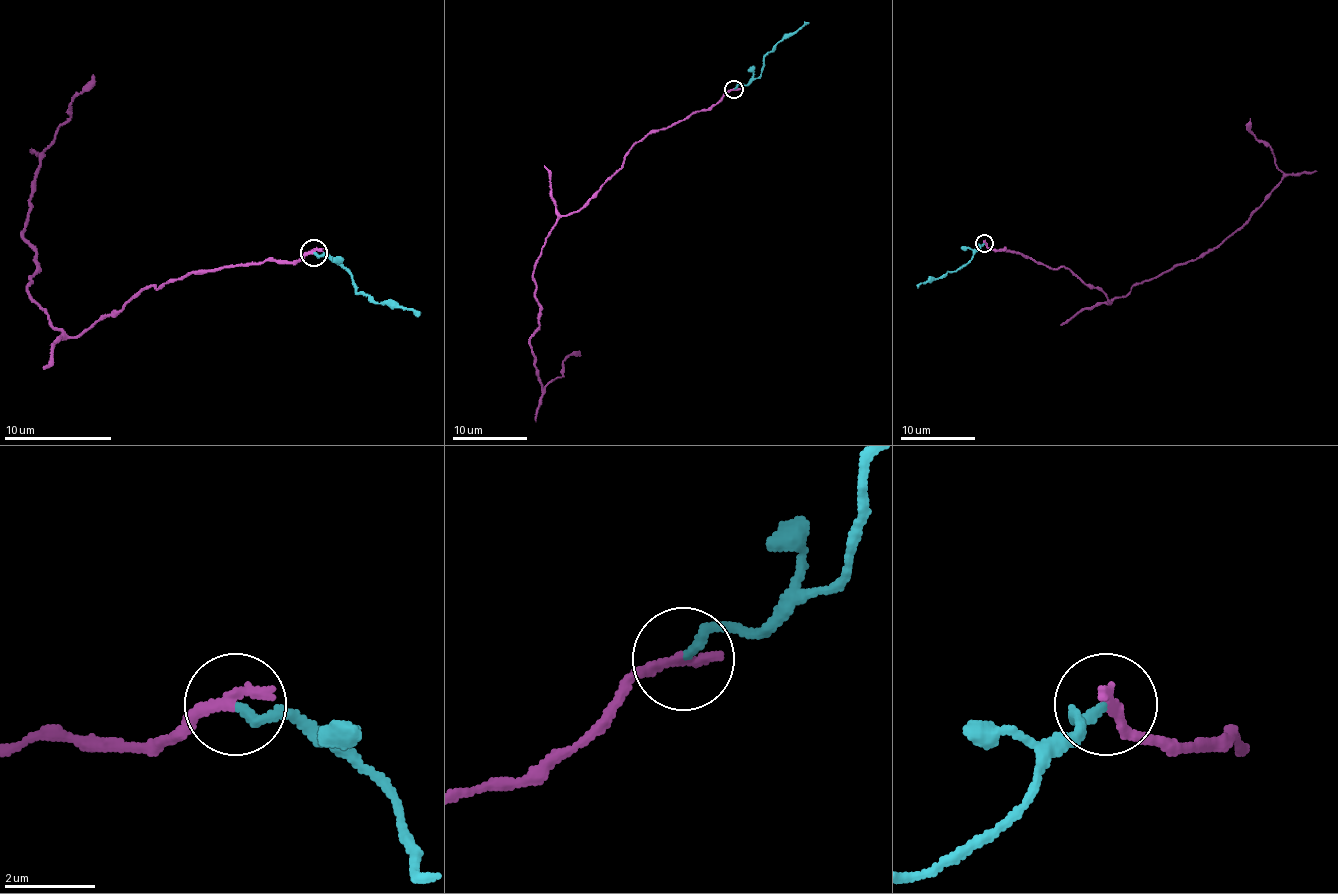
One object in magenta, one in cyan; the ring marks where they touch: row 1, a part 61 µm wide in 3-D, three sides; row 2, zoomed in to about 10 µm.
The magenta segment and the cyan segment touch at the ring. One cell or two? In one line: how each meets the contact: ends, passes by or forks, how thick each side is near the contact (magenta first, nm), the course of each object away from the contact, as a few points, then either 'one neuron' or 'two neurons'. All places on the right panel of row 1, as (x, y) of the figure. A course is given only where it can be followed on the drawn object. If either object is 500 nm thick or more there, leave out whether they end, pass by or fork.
magenta ends | cyan ends | 280/200 nm | magenta via (985, 243), (1067, 267), (1110, 303), (1214, 250), (1270, 192), (1283, 173), (1249, 119) | cyan via (985, 243), (955, 271), (930, 278), (917, 288) | two neurons

